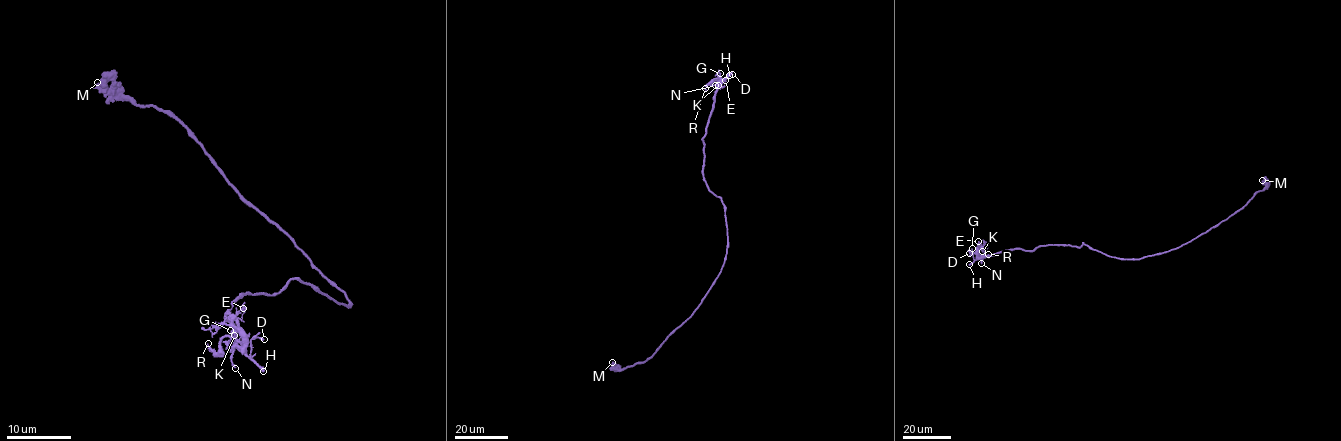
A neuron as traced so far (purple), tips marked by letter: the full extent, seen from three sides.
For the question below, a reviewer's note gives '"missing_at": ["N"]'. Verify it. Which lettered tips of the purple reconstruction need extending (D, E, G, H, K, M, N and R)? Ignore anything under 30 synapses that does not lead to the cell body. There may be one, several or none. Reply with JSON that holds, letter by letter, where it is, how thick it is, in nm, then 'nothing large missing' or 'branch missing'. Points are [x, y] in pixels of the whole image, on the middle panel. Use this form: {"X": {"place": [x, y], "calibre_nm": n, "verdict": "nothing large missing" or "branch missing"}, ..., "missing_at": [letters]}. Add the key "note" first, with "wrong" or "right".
{"note": "wrong", "D": {"place": [732, 74], "calibre_nm": 180, "verdict": "nothing large missing"}, "E": {"place": [725, 80], "calibre_nm": 140, "verdict": "nothing large missing"}, "G": {"place": [720, 73], "calibre_nm": 110, "verdict": "nothing large missing"}, "H": {"place": [729, 75], "calibre_nm": 260, "verdict": "branch missing"}, "K": {"place": [718, 85], "calibre_nm": 280, "verdict": "nothing large missing"}, "M": {"place": [612, 362], "calibre_nm": 240, "verdict": "nothing large missing"}, "N": {"place": [715, 85], "calibre_nm": 150, "verdict": "nothing large missing"}, "R": {"place": [705, 88], "calibre_nm": 120, "verdict": "nothing large missing"}, "missing_at": ["H"]}

